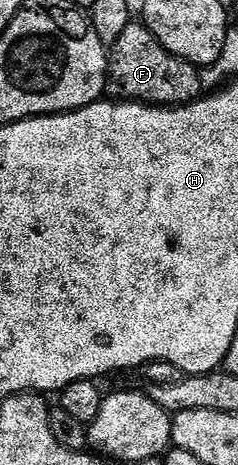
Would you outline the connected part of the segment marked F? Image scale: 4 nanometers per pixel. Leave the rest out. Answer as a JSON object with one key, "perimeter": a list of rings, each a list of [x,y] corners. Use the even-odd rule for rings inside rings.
{"perimeter":[[[129,23],[127,30],[119,34],[119,42],[108,49],[107,55],[107,92],[110,97],[154,106],[180,106],[202,95],[199,69],[166,50],[144,23]]]}

